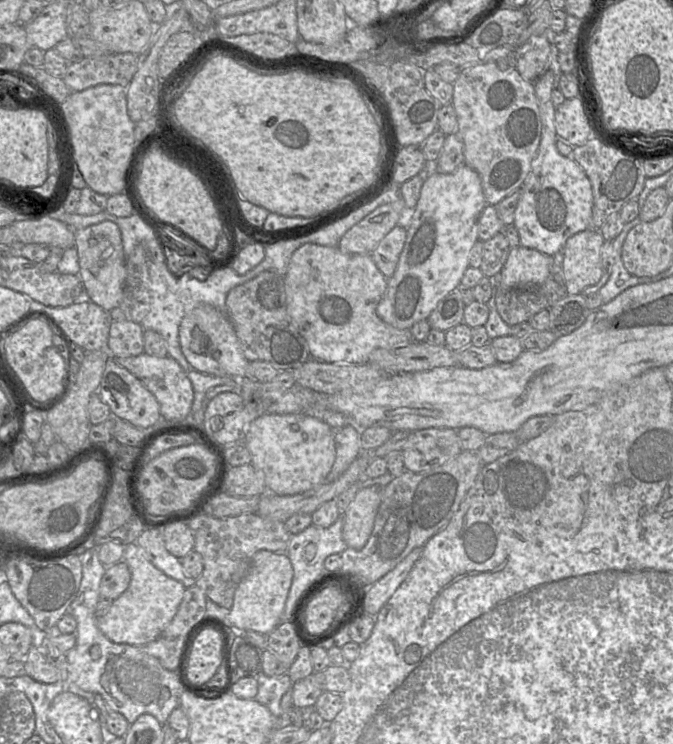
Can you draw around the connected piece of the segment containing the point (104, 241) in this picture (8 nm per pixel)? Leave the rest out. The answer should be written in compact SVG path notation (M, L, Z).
M102 221L75 230L74 247L78 254L80 267L78 276L84 289L84 298L107 312L112 311L123 298L127 278L126 255L118 225L112 221Z

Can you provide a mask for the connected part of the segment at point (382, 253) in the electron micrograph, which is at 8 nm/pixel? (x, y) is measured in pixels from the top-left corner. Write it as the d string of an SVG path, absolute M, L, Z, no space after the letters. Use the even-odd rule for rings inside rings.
M396 225L370 254L377 268L388 279L396 270L406 237L407 230Z

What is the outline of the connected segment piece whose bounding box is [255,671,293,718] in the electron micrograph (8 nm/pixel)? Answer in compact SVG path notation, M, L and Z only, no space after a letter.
M263 671L255 677L258 682L255 700L266 706L275 717L280 717L284 713L281 699L292 688L291 678L287 673L281 676L268 676Z

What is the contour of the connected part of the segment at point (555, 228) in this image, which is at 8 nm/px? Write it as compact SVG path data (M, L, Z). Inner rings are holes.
M549 69L534 83L542 134L530 172L521 186L513 223L518 231L521 246L536 249L548 256L562 251L571 236L591 226L593 207L592 186L586 173L574 159L561 155L556 147L553 84L554 74Z

